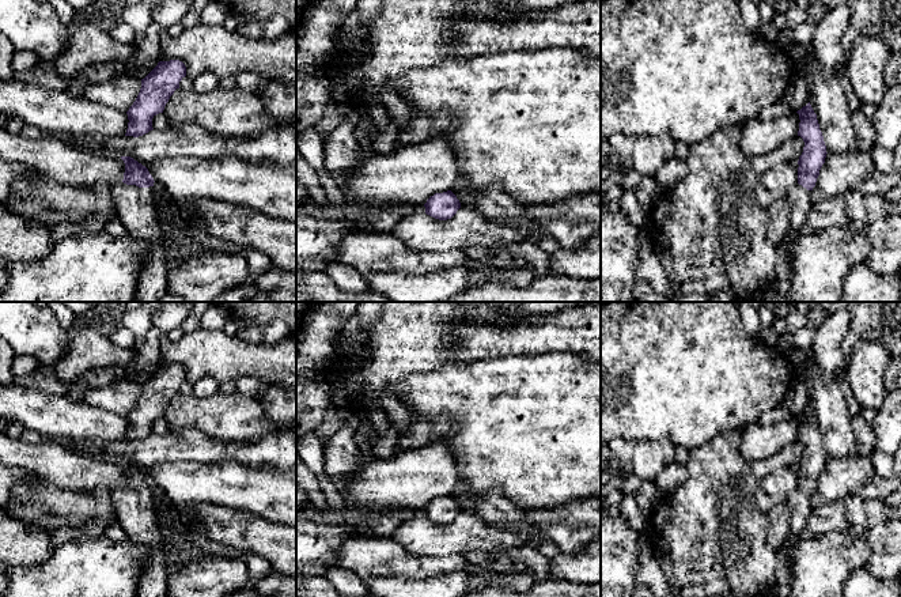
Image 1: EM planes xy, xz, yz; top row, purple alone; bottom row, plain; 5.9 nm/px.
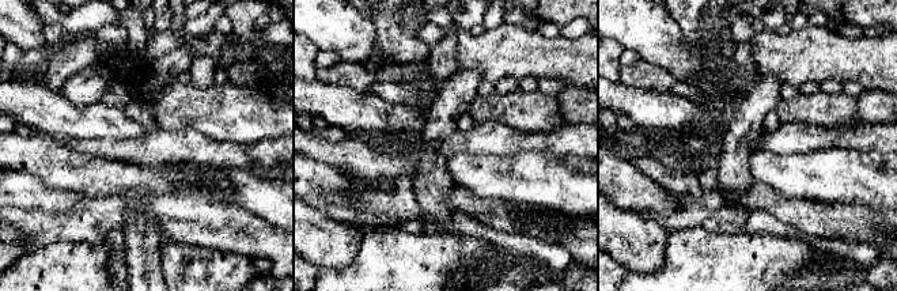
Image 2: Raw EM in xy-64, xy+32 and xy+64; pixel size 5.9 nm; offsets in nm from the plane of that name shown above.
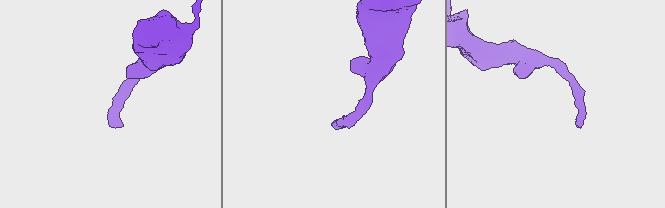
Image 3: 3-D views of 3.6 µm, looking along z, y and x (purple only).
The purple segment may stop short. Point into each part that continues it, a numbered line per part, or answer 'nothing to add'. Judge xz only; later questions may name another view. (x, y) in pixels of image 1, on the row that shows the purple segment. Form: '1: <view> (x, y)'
nothing to add

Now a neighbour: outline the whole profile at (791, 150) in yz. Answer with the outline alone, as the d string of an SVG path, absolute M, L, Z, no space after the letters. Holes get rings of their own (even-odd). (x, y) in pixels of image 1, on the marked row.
M800 136L787 140L783 146L769 154L752 158L752 166L758 175L762 175L769 169L779 163L798 162L803 152L805 141Z

